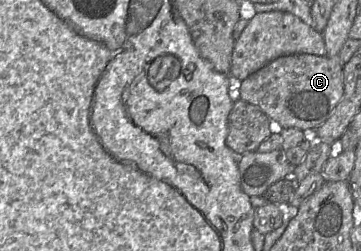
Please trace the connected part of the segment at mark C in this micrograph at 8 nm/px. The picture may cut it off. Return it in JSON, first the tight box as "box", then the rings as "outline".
{"box":[235,54,343,132],"outline":[[[311,54],[279,57],[235,86],[236,98],[259,107],[278,127],[305,132],[314,132],[328,120],[343,92],[340,60]]]}

